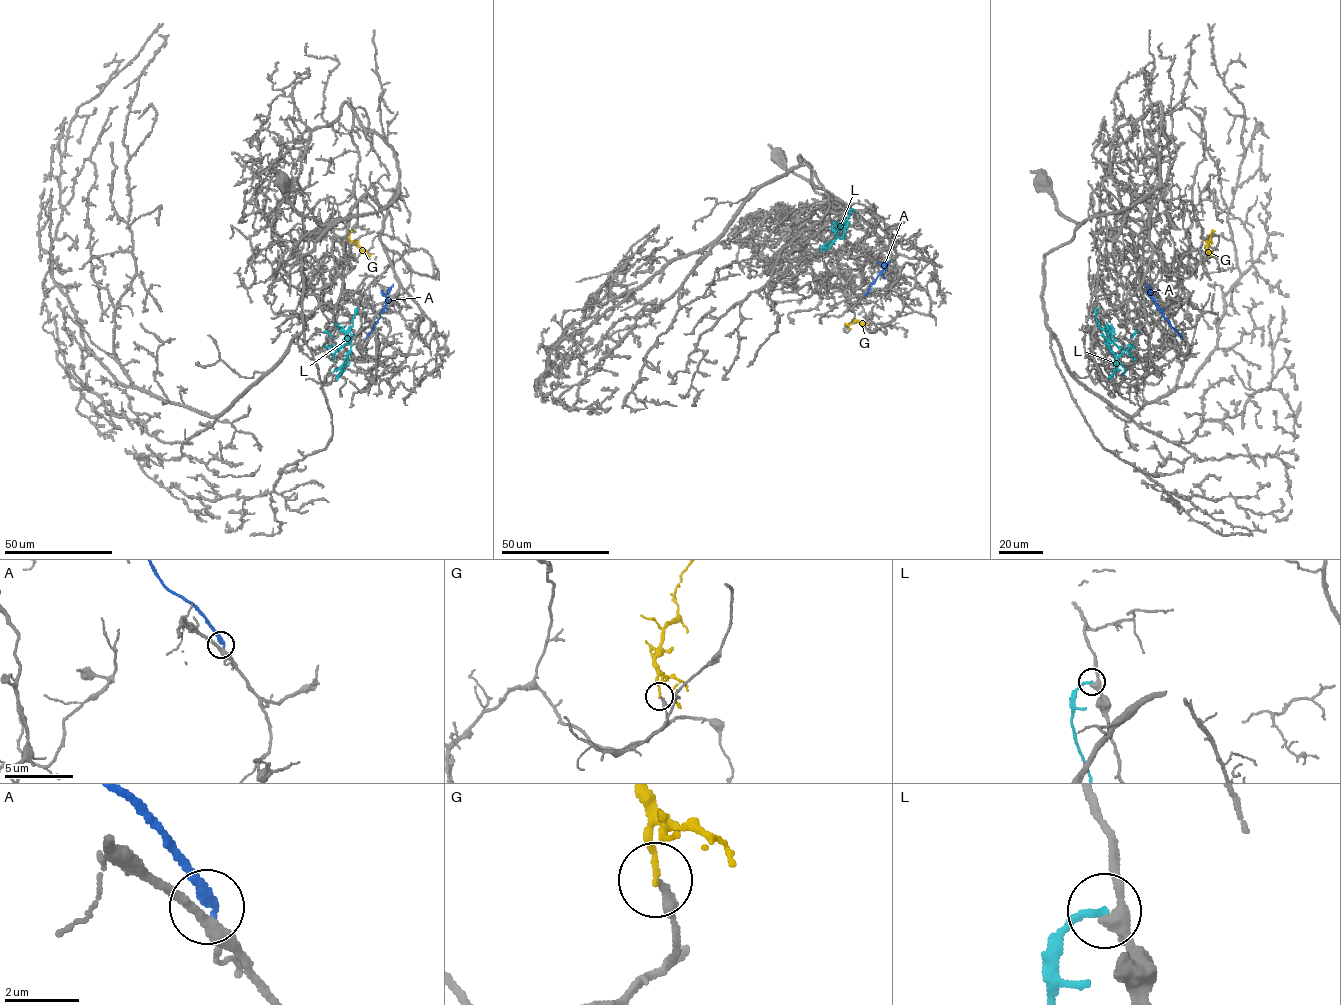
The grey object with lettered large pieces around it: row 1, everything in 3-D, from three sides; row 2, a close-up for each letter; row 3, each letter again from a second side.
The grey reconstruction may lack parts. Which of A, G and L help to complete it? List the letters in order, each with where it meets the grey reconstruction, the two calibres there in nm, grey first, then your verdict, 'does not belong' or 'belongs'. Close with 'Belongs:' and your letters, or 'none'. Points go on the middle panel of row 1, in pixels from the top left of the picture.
A: (864, 295) | 300/340 nm | does not belong
G: (857, 321) | 240/150 nm | does not belong
L: (855, 212) | 360/170 nm | does not belong
Belongs: none

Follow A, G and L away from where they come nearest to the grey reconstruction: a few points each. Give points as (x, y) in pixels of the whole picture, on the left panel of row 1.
A: (367, 336), (380, 316), (388, 290), (393, 284)
G: (360, 253), (359, 245), (348, 238), (353, 230)
L: (358, 308), (352, 329), (346, 336), (346, 340), (351, 338), (350, 350), (336, 380)

